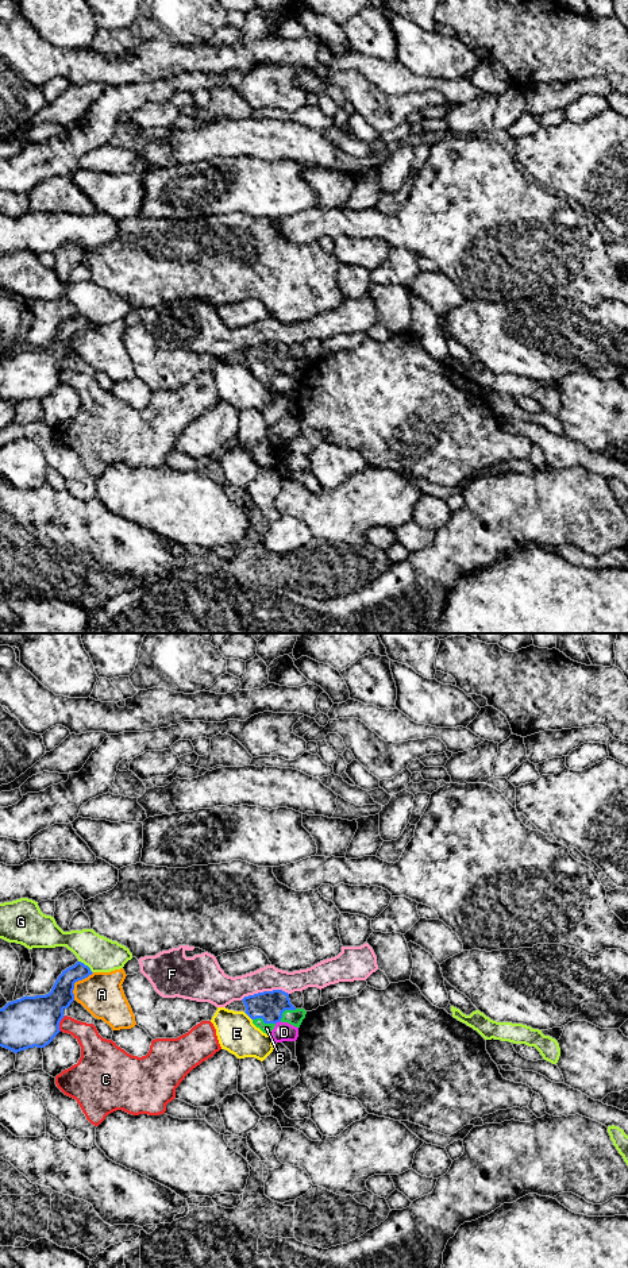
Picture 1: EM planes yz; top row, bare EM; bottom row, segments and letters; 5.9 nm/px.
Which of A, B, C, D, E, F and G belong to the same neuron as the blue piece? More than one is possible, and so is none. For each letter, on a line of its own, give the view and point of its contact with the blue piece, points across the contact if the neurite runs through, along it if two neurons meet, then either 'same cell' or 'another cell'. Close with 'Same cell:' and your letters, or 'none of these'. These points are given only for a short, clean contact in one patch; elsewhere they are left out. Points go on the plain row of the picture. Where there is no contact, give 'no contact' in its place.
A: contact yz (76, 332); another cell
B: contact yz (264, 373); way yz (269, 357), (265, 362), (264, 373), (266, 380); same cell
C: contact yz (58, 376); another cell
D: contact yz (277, 373); another cell
E: contact yz (247, 366); another cell
F: contact yz (264, 343); another cell
G: contact yz (87, 318); another cell
Same cell: B

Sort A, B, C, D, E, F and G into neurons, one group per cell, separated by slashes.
A / B / C / D / E / F / G

